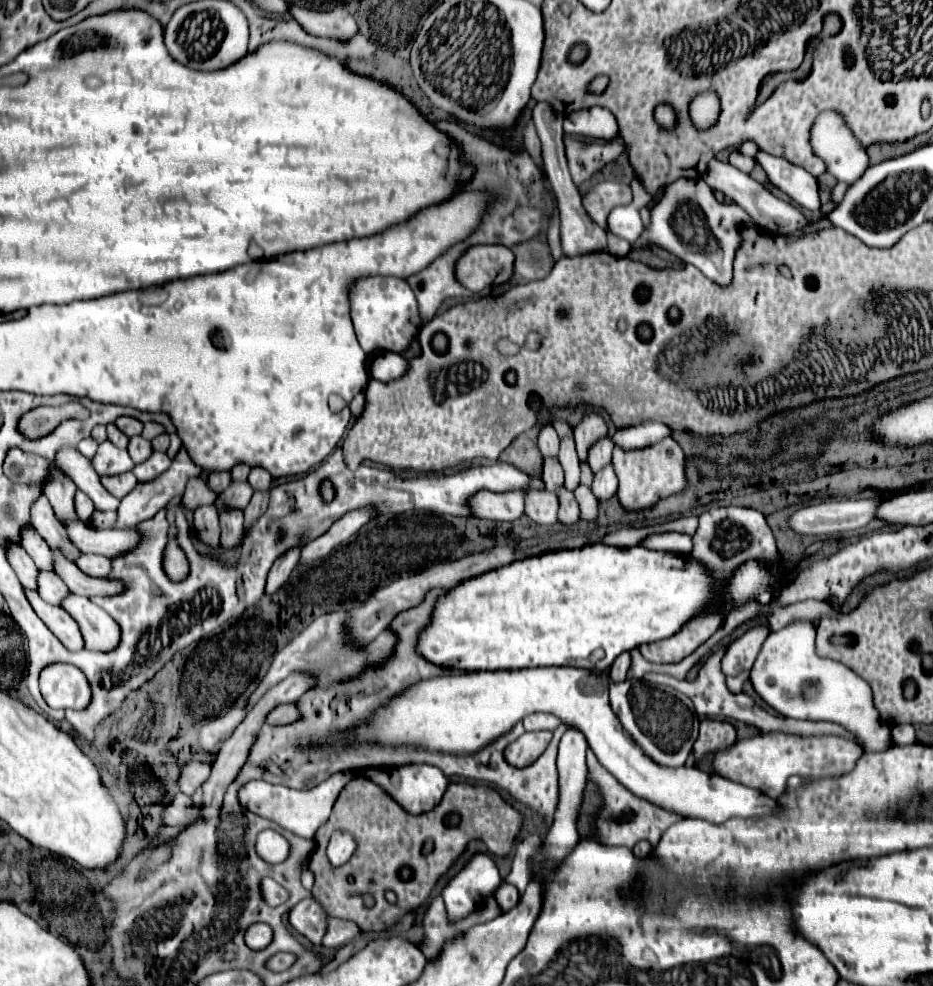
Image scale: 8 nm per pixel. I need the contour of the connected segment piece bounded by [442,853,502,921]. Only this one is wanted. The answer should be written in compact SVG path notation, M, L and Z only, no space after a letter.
M484 853L472 855L462 871L456 873L442 889L448 919L458 921L466 917L486 895L494 893L494 887L500 883L502 879L494 861Z

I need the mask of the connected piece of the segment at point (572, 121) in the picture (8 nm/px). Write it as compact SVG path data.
M594 107L572 113L570 119L566 119L566 133L612 141L618 137L618 123L608 109Z

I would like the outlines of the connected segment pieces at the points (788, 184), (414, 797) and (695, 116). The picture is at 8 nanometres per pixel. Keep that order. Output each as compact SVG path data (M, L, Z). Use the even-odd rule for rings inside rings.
M756 153L758 163L766 171L772 185L788 195L788 199L798 205L804 211L818 211L820 199L818 199L818 183L806 169L780 159L772 157L768 153Z
M408 765L402 769L366 769L362 777L380 785L392 799L398 799L402 809L406 809L410 815L428 813L430 809L434 809L442 801L446 787L450 783L438 767L430 767L430 765ZM392 775L398 779L398 785L392 783Z
M714 92L697 95L689 106L692 123L699 130L706 130L715 124L720 113L719 99Z

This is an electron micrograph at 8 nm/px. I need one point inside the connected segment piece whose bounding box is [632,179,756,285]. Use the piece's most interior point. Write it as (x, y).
(687, 221)

